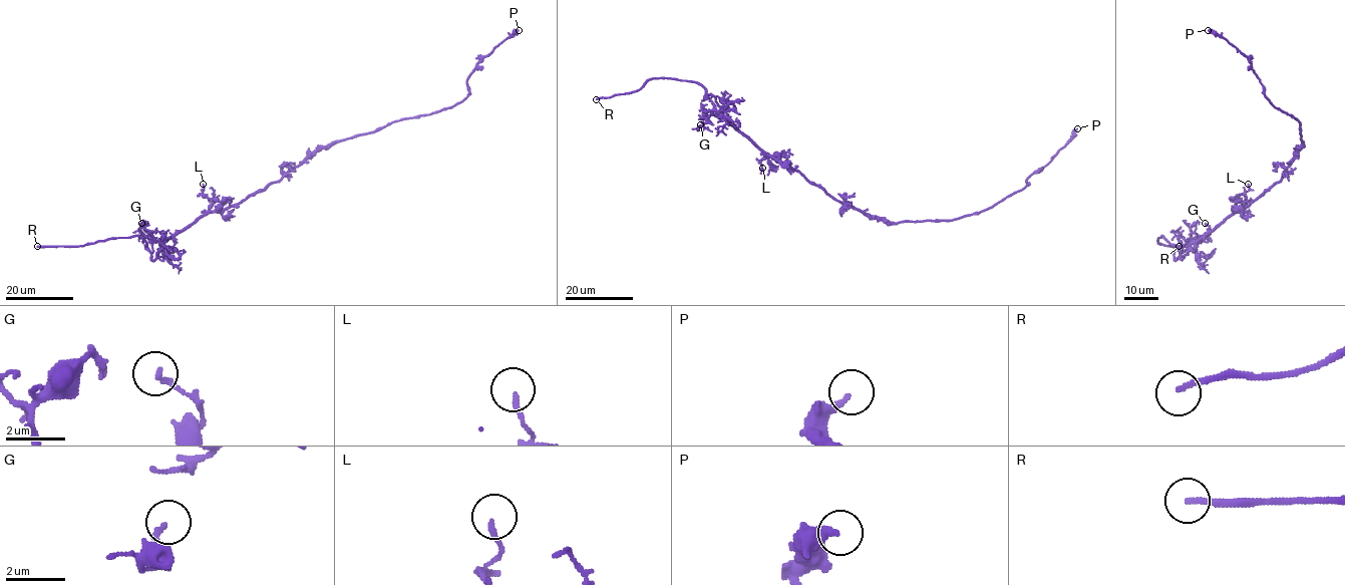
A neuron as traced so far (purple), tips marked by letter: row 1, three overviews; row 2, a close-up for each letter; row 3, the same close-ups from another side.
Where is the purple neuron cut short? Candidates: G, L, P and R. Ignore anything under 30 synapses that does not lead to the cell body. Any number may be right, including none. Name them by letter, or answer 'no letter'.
R

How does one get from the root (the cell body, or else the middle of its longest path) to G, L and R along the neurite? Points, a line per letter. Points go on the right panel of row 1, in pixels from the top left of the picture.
G: (1280, 180), (1243, 211), (1234, 212), (1212, 231), (1191, 241), (1207, 233), (1209, 227), (1205, 223)
L: (1280, 180), (1243, 209), (1237, 197), (1250, 189), (1248, 184)
R: (1280, 180), (1192, 243), (1175, 260), (1178, 247), (1161, 235), (1157, 239), (1157, 243), (1179, 246)

